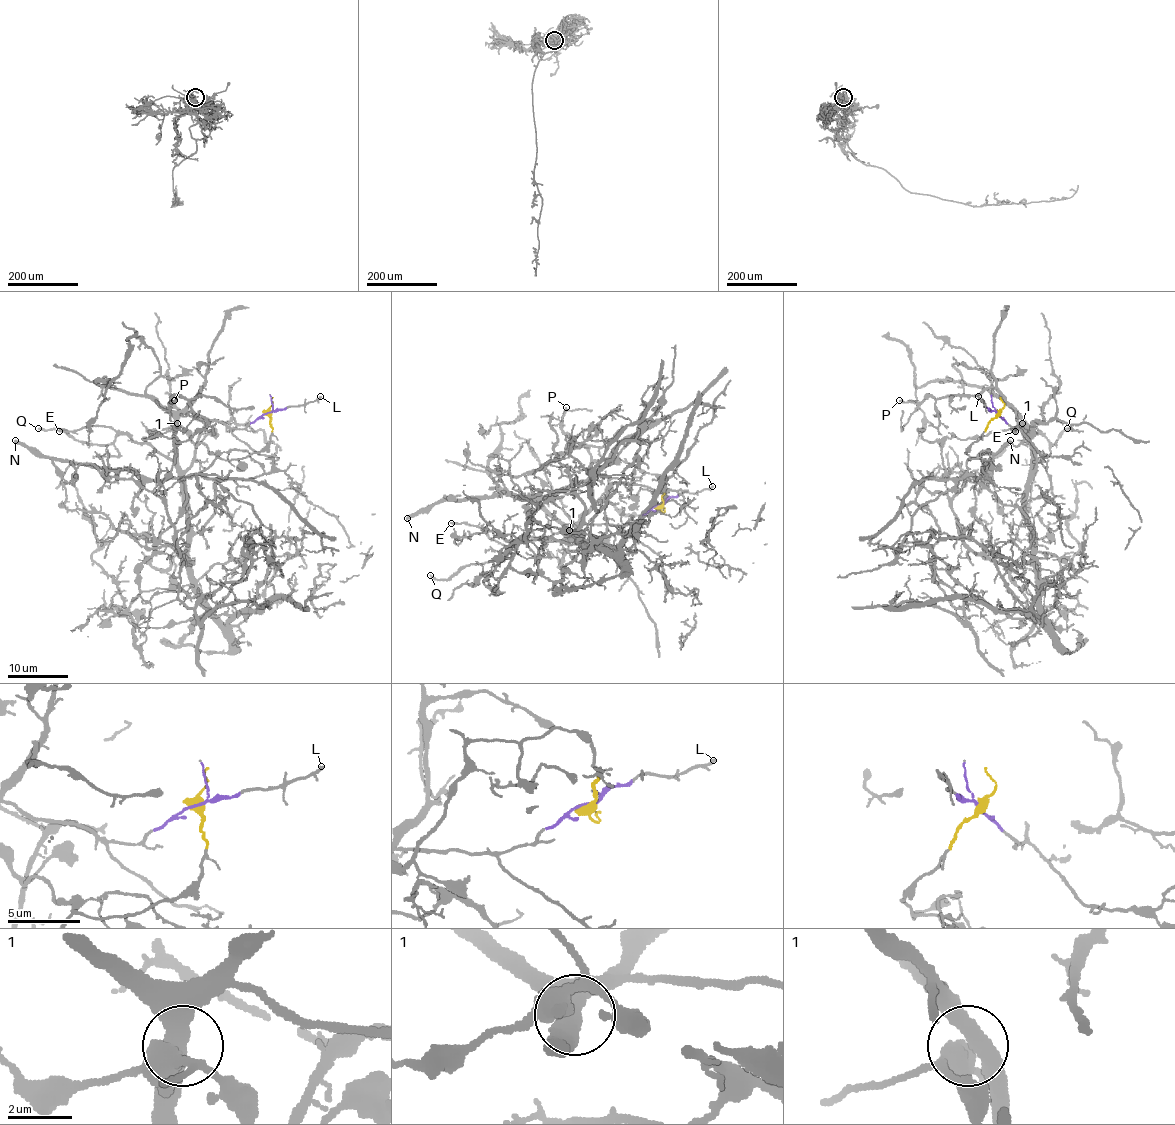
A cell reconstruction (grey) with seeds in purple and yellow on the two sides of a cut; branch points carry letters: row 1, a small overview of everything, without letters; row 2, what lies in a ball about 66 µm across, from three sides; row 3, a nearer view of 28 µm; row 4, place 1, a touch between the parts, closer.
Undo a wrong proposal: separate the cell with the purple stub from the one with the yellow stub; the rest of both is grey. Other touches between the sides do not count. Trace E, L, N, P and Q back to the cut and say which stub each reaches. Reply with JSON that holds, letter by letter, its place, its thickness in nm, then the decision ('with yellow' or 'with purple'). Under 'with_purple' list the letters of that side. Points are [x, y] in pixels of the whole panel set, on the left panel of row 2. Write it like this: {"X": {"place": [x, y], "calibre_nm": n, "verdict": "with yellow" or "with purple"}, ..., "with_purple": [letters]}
{"E": {"place": [59, 431], "calibre_nm": 200, "verdict": "with purple"}, "L": {"place": [320, 396], "calibre_nm": 150, "verdict": "with purple"}, "N": {"place": [15, 440], "calibre_nm": 340, "verdict": "with yellow"}, "P": {"place": [174, 400], "calibre_nm": 200, "verdict": "with purple"}, "Q": {"place": [38, 428], "calibre_nm": 280, "verdict": "with purple"}, "with_purple": ["E", "L", "P", "Q"]}

